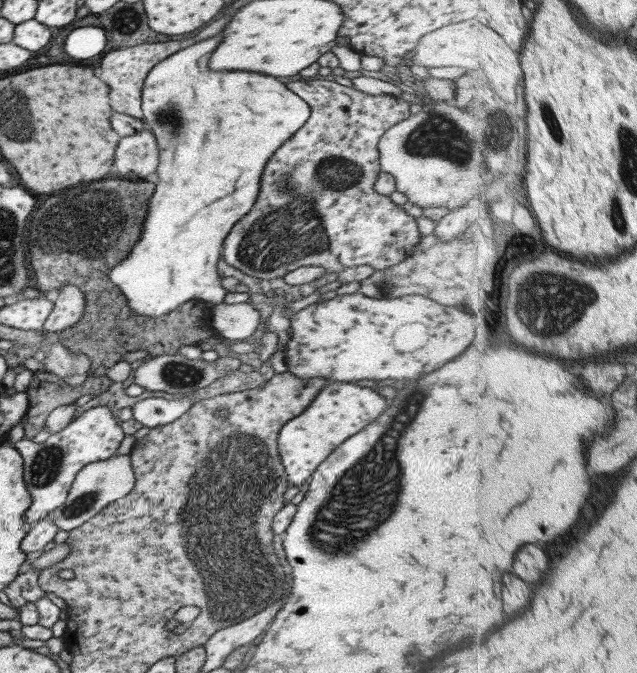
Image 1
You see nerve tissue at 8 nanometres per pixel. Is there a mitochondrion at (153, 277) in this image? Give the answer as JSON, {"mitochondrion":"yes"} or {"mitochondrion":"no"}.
{"mitochondrion":"no"}

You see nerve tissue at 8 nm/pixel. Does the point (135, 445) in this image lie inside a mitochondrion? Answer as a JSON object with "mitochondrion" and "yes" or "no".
{"mitochondrion":"no"}

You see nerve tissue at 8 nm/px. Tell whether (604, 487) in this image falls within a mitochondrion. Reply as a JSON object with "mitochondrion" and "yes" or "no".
{"mitochondrion":"yes"}

